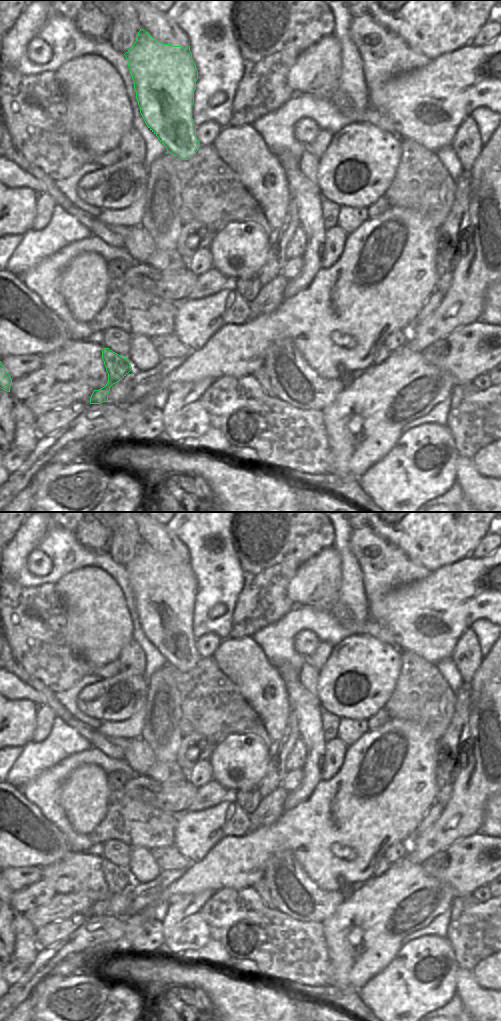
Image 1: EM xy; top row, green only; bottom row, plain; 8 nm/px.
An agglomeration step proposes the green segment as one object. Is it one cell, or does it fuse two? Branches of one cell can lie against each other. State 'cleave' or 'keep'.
keep

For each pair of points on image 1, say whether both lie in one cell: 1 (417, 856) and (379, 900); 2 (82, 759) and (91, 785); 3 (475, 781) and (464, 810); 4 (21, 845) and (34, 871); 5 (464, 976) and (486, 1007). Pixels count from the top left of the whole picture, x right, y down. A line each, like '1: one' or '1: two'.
1: two
2: two
3: one
4: two
5: one

